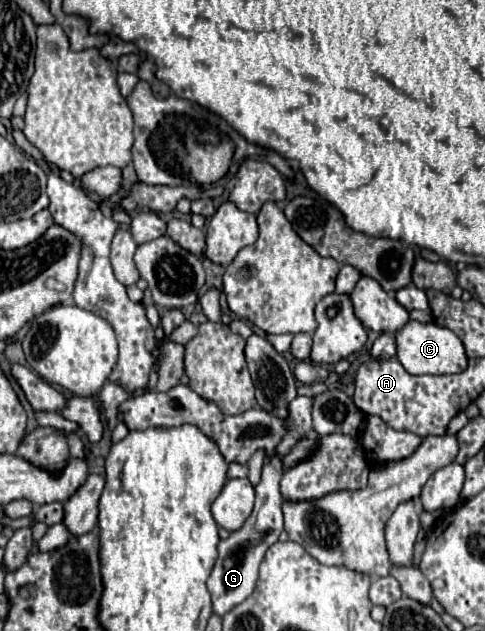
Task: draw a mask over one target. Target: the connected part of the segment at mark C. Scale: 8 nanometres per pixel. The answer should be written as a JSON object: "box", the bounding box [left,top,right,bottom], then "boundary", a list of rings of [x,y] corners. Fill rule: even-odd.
{"box":[397,321,467,375],"boundary":[[[409,321],[403,329],[397,331],[397,359],[411,375],[447,375],[461,373],[467,369],[467,355],[461,339],[435,323],[419,323]]]}

